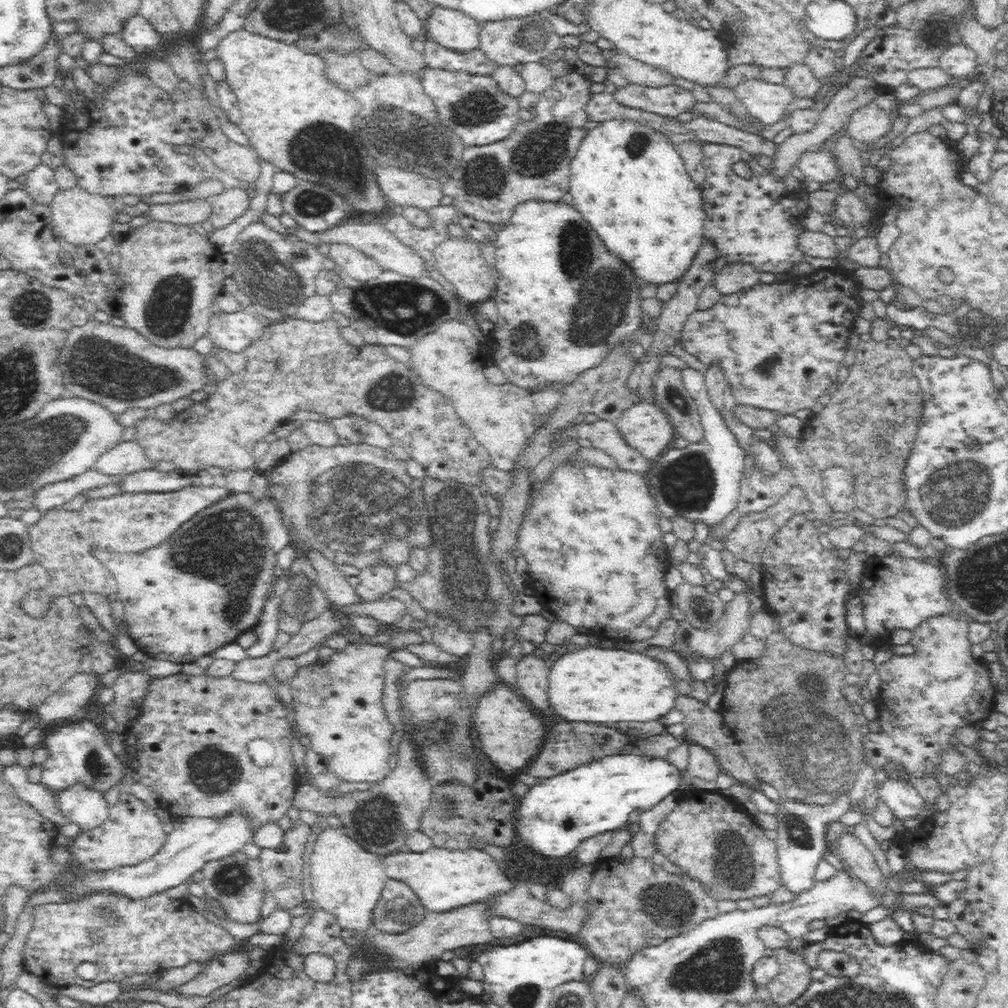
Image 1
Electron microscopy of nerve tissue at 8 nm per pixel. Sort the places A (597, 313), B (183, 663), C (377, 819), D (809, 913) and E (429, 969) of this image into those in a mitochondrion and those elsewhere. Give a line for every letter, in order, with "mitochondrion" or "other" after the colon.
A: mitochondrion
B: other
C: mitochondrion
D: other
E: other

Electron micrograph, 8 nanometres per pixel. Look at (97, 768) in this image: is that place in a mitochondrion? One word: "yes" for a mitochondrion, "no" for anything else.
yes

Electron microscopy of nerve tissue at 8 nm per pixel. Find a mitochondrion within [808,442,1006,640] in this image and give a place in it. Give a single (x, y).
(960, 491)

